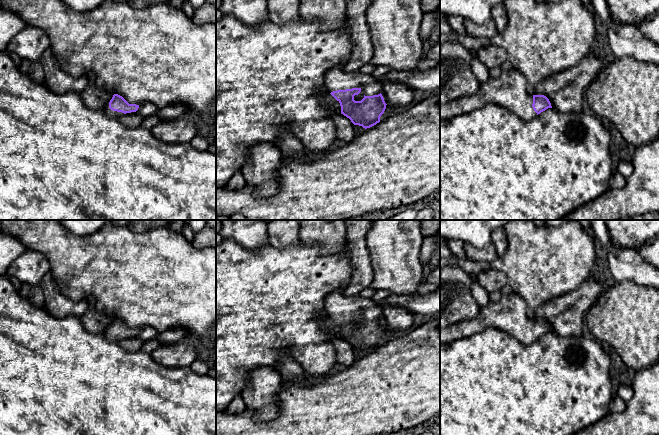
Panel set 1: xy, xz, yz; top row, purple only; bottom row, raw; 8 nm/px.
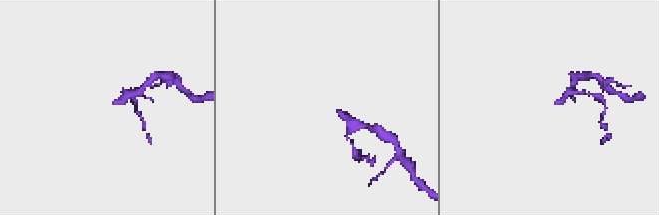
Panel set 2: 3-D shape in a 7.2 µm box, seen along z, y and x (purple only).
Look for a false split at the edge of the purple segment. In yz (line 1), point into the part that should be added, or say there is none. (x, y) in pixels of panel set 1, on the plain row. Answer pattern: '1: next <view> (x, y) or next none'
1: next yz (509, 314)

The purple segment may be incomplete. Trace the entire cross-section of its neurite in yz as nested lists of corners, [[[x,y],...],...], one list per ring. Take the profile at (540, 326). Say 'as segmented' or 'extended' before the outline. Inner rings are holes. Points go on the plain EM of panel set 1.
extended | [[[511,293],[503,295],[498,302],[489,302],[480,308],[474,318],[441,329],[440,344],[472,336],[488,327],[507,331],[525,345],[552,332],[546,320],[530,319],[526,302],[517,294]]]

